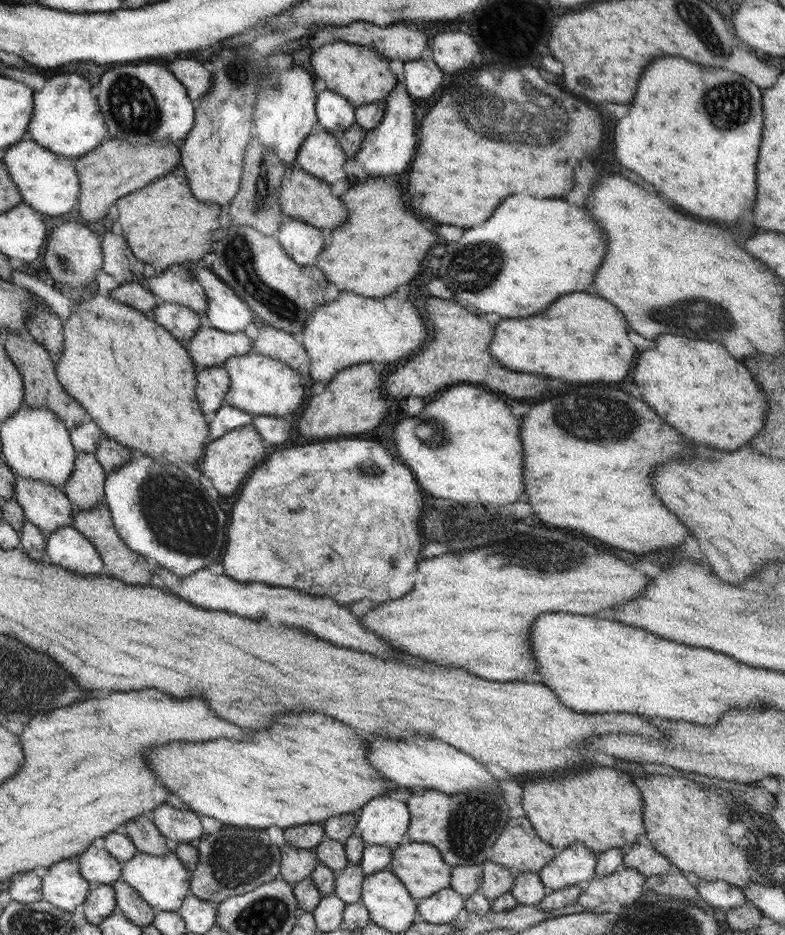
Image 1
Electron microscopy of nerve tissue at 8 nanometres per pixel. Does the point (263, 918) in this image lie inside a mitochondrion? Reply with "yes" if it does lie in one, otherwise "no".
yes

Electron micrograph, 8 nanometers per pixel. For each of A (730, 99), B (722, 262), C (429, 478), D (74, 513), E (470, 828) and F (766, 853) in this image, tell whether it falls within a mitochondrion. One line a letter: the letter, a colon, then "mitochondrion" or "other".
A: mitochondrion
B: other
C: other
D: other
E: mitochondrion
F: mitochondrion

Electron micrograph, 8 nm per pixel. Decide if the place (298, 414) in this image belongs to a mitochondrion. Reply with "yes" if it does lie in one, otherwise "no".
no

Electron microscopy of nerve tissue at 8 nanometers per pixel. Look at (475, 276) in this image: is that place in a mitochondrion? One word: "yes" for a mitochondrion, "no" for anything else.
yes

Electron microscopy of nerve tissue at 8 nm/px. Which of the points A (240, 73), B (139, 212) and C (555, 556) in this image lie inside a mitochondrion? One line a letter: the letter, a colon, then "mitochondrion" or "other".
A: mitochondrion
B: other
C: mitochondrion

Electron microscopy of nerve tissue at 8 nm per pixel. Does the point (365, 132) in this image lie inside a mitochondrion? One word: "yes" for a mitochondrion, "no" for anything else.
no

